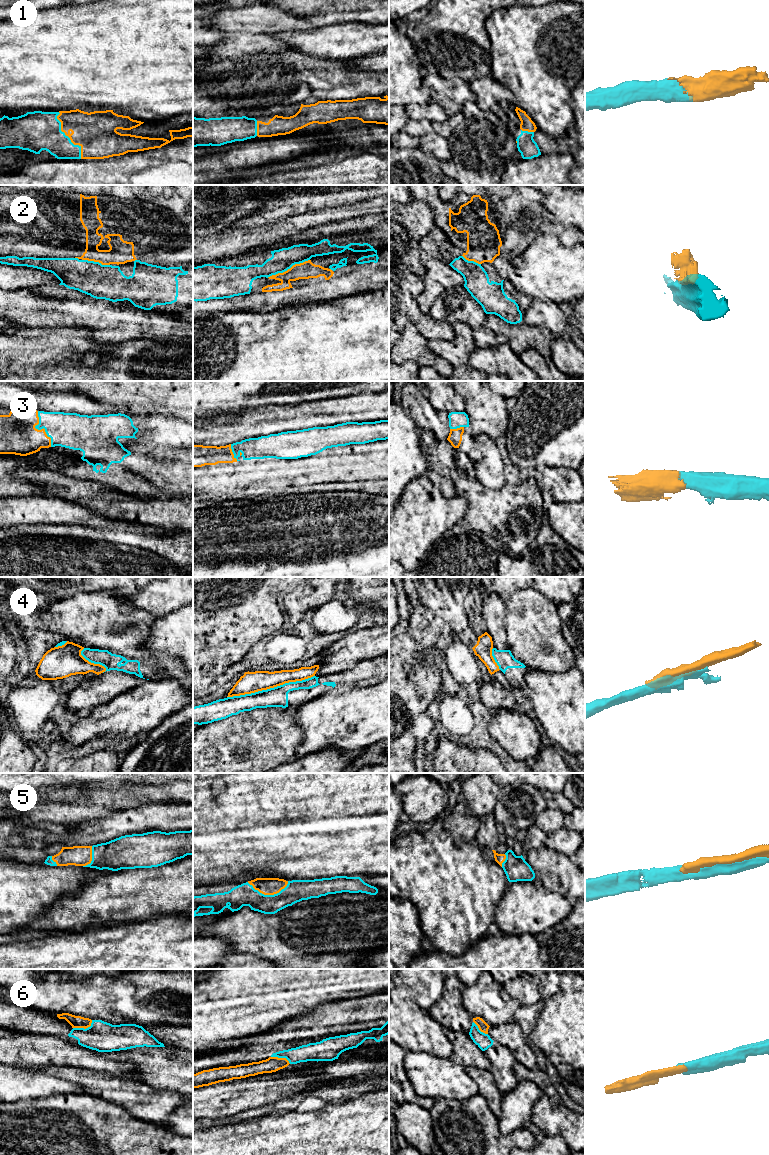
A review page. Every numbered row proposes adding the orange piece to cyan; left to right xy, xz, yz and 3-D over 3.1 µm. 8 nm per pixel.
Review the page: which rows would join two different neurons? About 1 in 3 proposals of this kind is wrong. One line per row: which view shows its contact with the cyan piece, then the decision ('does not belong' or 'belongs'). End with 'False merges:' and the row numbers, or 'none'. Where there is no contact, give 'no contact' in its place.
1: xy | belongs
2: xz | does not belong
3: xy | belongs
4: xz | does not belong
5: xz | belongs
6: xy | belongs
False merges: 2, 4

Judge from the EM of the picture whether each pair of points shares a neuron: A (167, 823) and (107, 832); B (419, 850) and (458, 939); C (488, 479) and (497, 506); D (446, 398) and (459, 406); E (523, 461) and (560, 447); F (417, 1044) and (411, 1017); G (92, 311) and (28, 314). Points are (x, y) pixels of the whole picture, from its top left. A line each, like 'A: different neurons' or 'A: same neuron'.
A: same neuron
B: same neuron
C: different neurons
D: same neuron
E: same neuron
F: same neuron
G: same neuron

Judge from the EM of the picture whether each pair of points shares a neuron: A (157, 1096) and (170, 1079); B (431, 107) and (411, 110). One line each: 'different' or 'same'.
A: different
B: same

